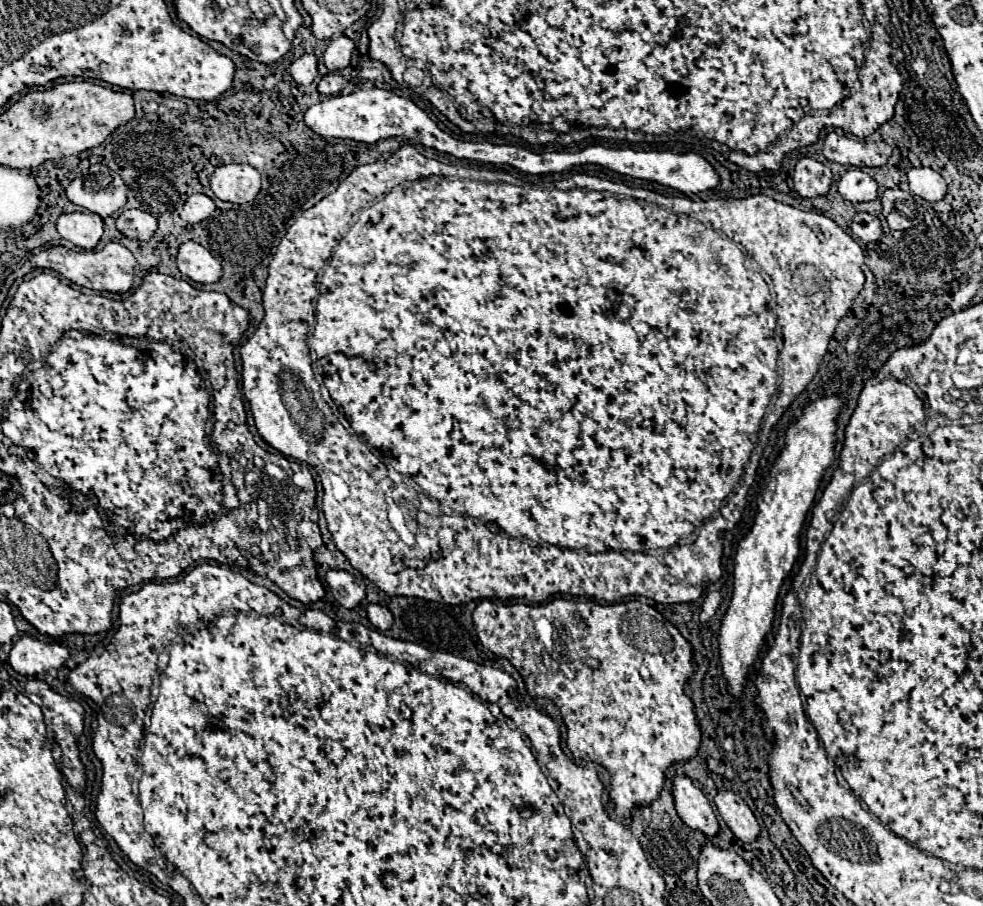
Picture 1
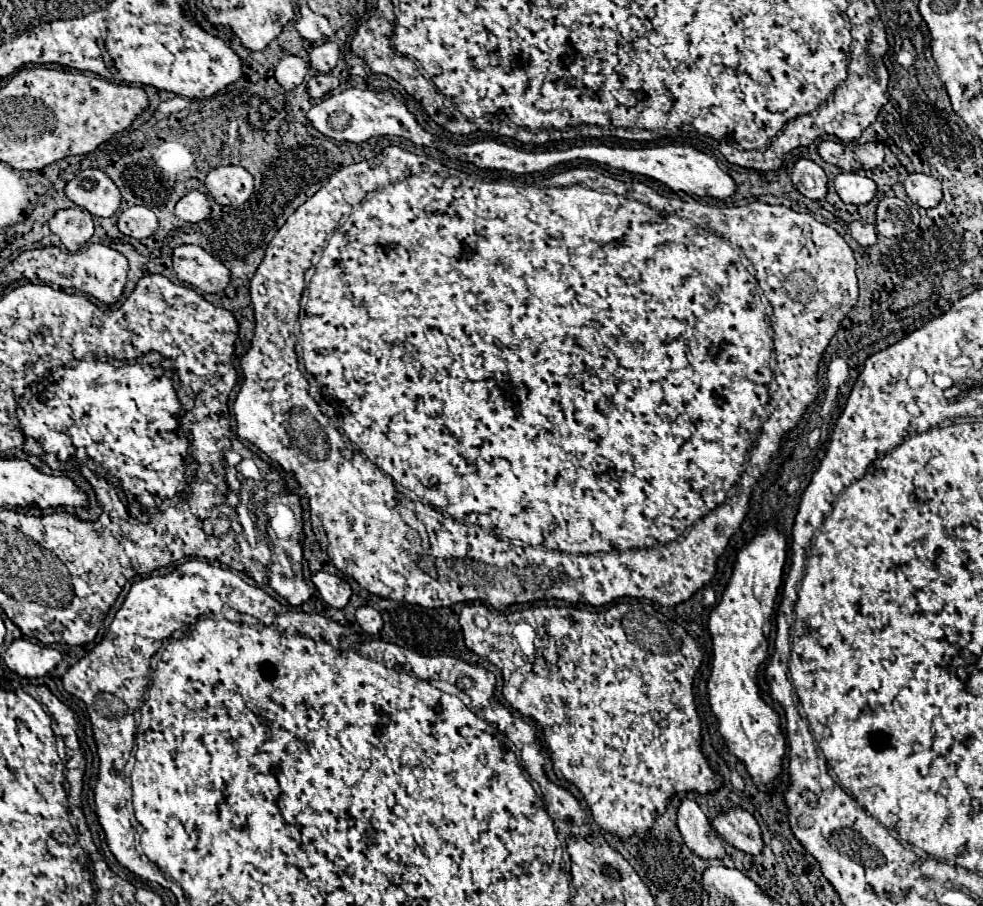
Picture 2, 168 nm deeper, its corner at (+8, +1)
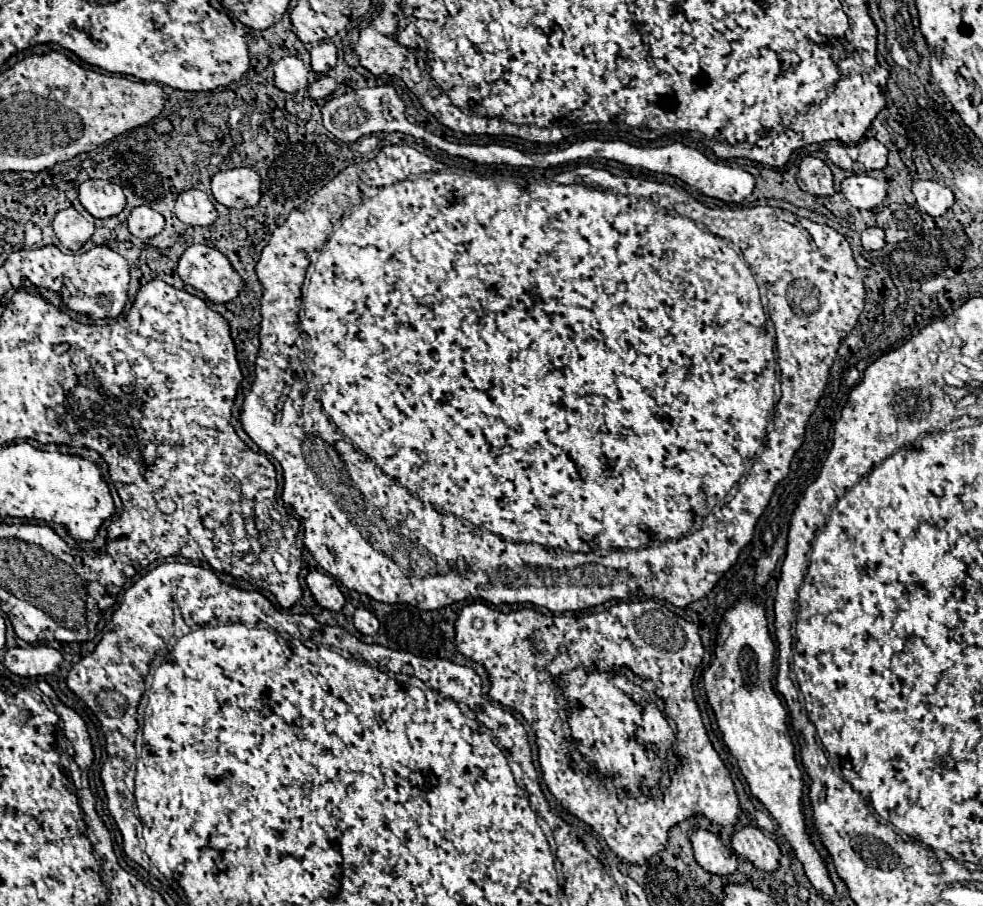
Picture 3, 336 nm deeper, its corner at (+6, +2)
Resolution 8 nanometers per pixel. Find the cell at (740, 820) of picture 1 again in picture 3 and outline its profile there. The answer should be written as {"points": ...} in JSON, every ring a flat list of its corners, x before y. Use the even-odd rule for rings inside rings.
{"points":[[747,825,733,833,731,847,737,855,749,859,761,871,775,871,779,867,779,847,771,837,765,837,761,829]]}

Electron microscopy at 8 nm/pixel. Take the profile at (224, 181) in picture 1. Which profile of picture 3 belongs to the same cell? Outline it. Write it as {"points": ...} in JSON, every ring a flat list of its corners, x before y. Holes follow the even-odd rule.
{"points":[[229,169,229,171,219,171,211,177,211,193,213,197,233,209,245,209,245,207,255,207,261,197,261,179,259,175,249,169]]}

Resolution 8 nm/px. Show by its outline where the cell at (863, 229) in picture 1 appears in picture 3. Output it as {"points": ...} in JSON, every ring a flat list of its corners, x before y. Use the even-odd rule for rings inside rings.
{"points":[[867,227,865,231,861,231,861,243,867,251,877,251,877,249,883,249,885,235,879,227]]}

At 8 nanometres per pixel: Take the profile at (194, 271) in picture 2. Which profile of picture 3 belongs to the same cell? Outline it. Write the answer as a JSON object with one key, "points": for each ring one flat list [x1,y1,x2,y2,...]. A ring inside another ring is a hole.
{"points":[[189,245,179,259,179,277,193,285,213,303,235,299,243,287,241,277,231,267,229,259,207,245]]}

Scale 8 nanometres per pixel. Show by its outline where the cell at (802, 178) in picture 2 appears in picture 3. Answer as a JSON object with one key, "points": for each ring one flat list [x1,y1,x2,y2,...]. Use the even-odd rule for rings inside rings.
{"points":[[803,157,797,173,797,185,805,193,811,193,817,197,835,195,831,169,821,159,815,159,815,157]]}

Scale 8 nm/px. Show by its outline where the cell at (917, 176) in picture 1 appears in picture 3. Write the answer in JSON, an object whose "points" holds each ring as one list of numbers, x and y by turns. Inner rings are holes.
{"points":[[929,179,913,181,913,195,917,199,917,207,931,217,943,215,953,205,953,193,945,185]]}

